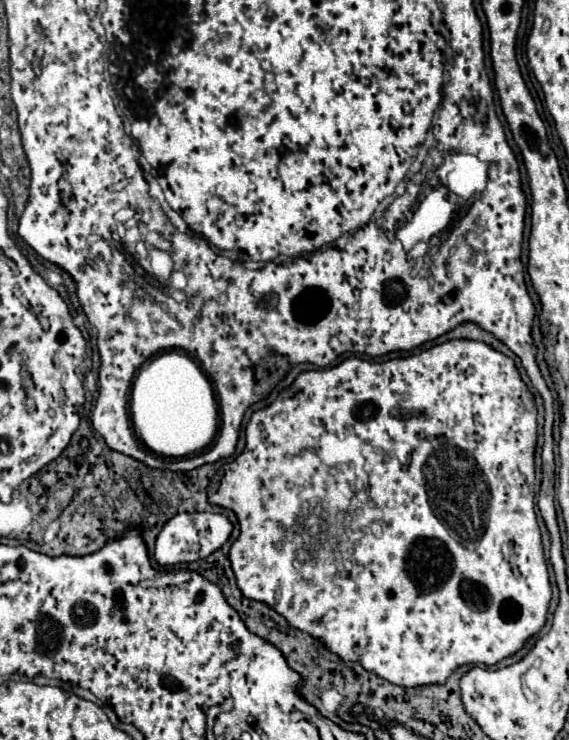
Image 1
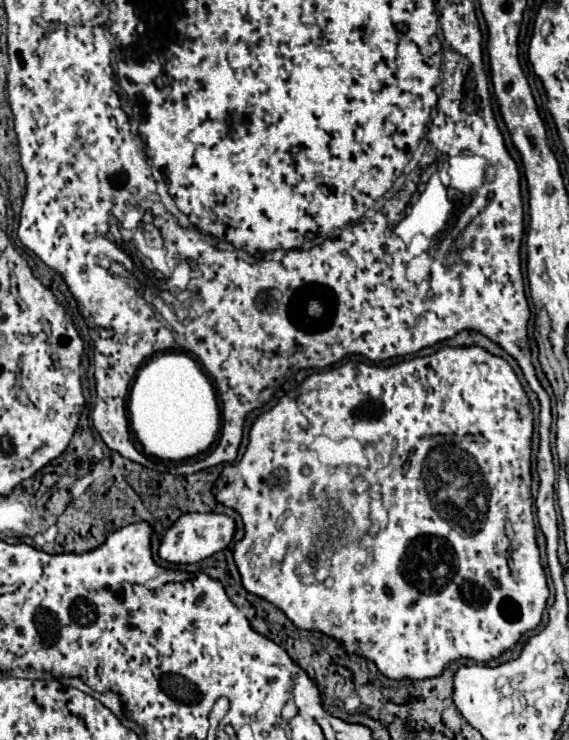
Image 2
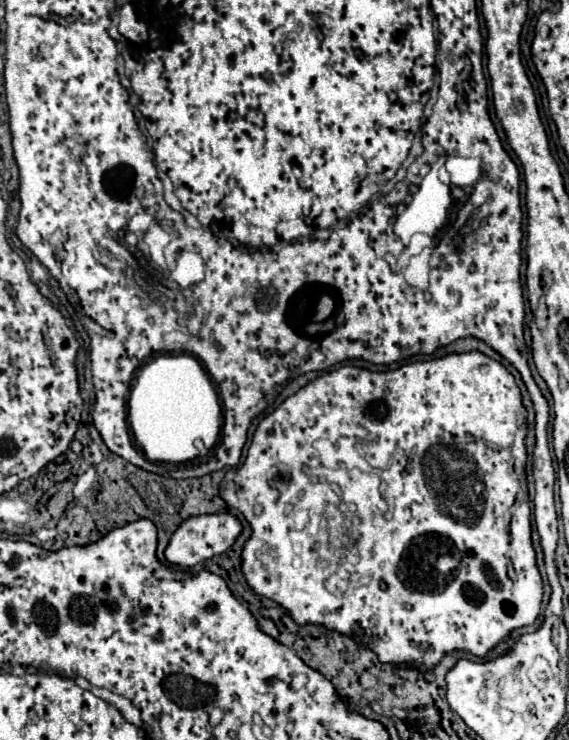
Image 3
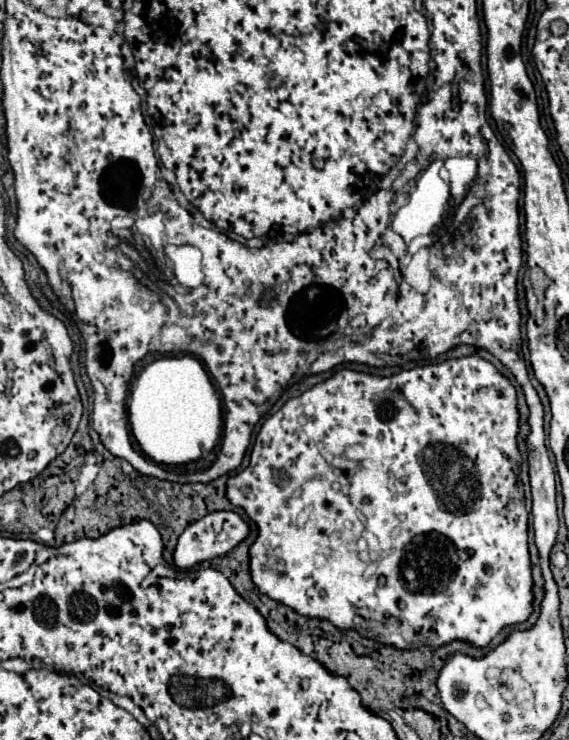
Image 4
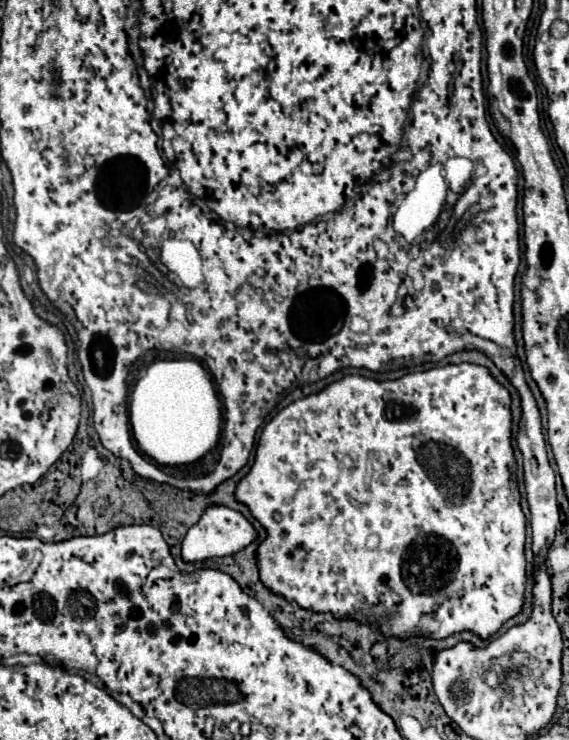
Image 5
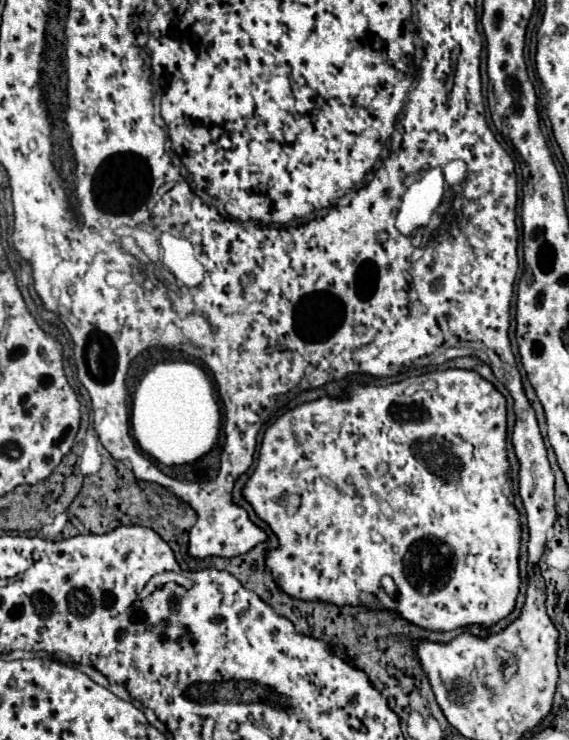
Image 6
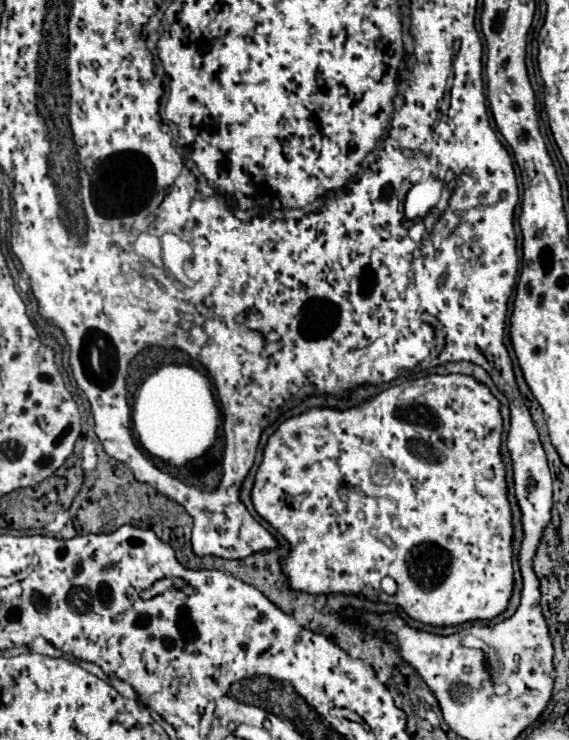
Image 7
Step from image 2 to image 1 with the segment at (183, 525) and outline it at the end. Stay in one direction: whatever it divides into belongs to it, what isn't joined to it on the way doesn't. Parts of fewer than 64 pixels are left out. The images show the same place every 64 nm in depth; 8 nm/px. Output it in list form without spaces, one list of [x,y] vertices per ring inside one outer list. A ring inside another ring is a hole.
[[[194,512],[177,514],[170,518],[156,536],[156,550],[154,558],[160,566],[172,566],[178,562],[194,562],[218,550],[232,532],[232,524],[224,514],[211,512]]]

